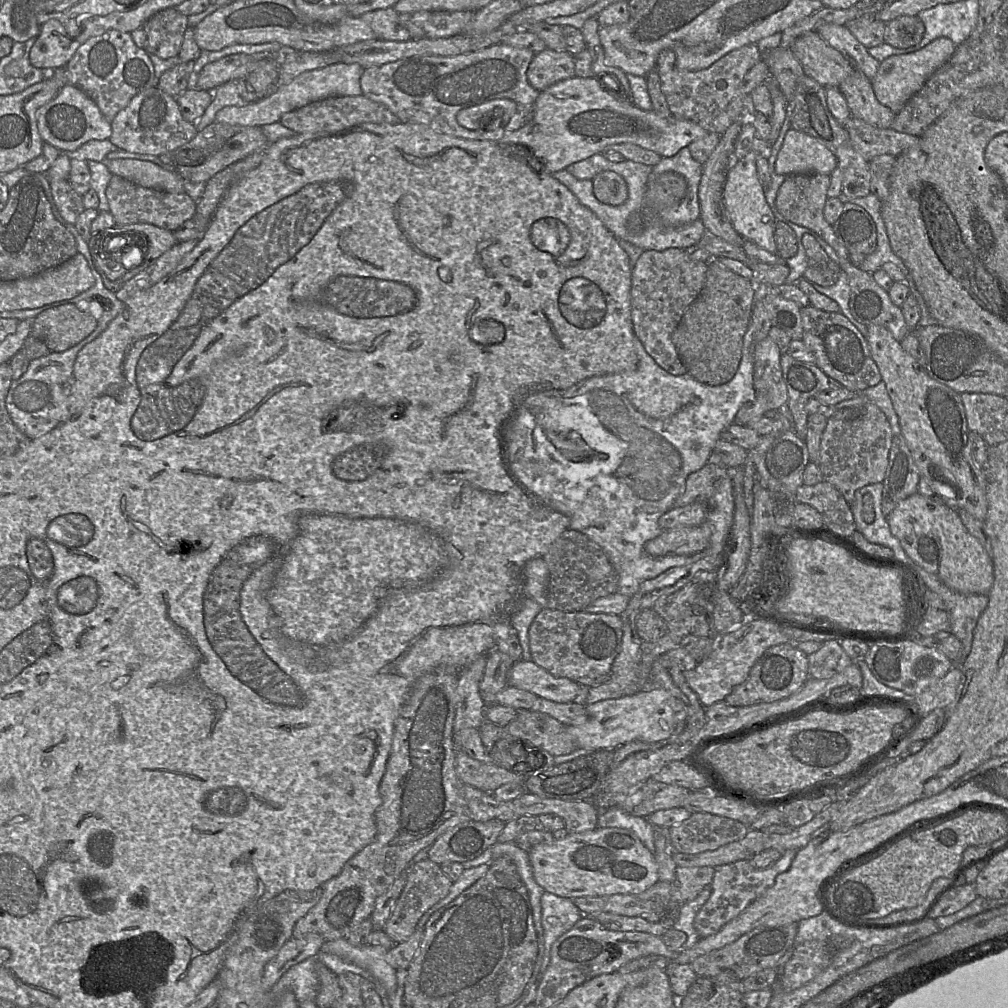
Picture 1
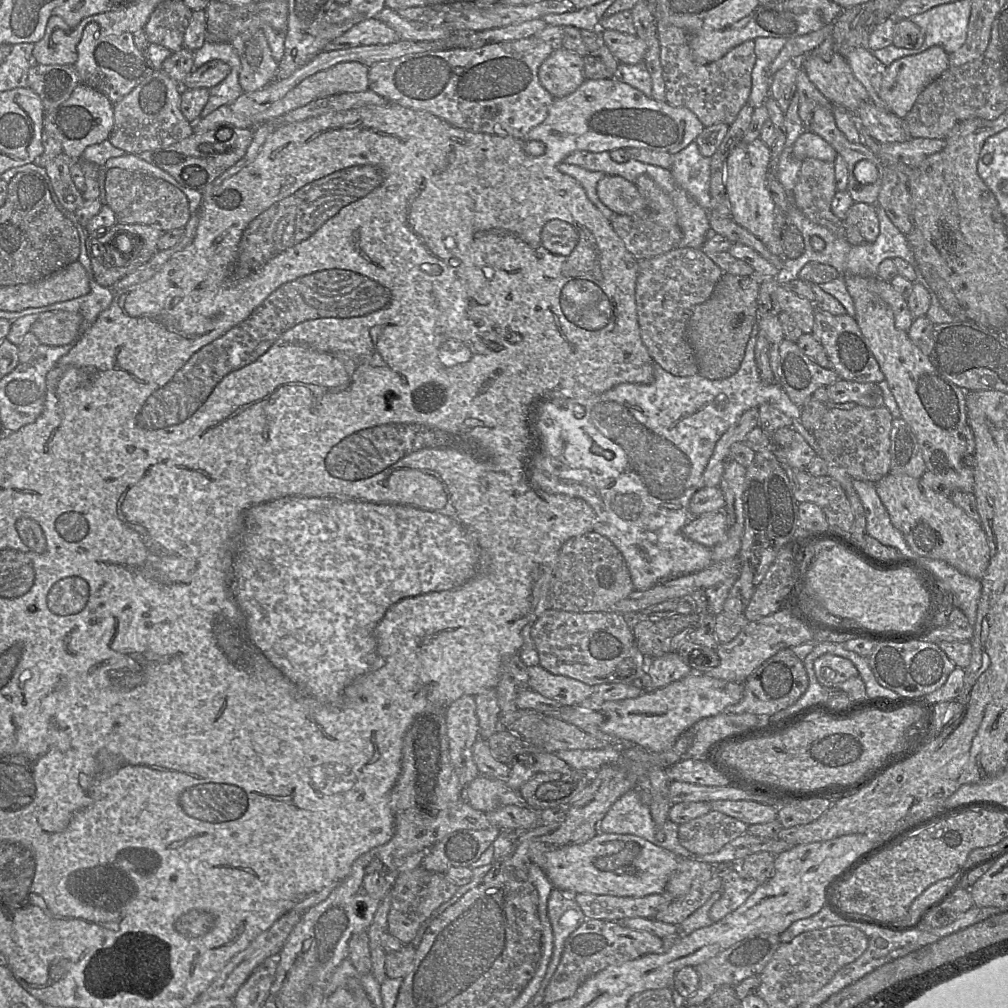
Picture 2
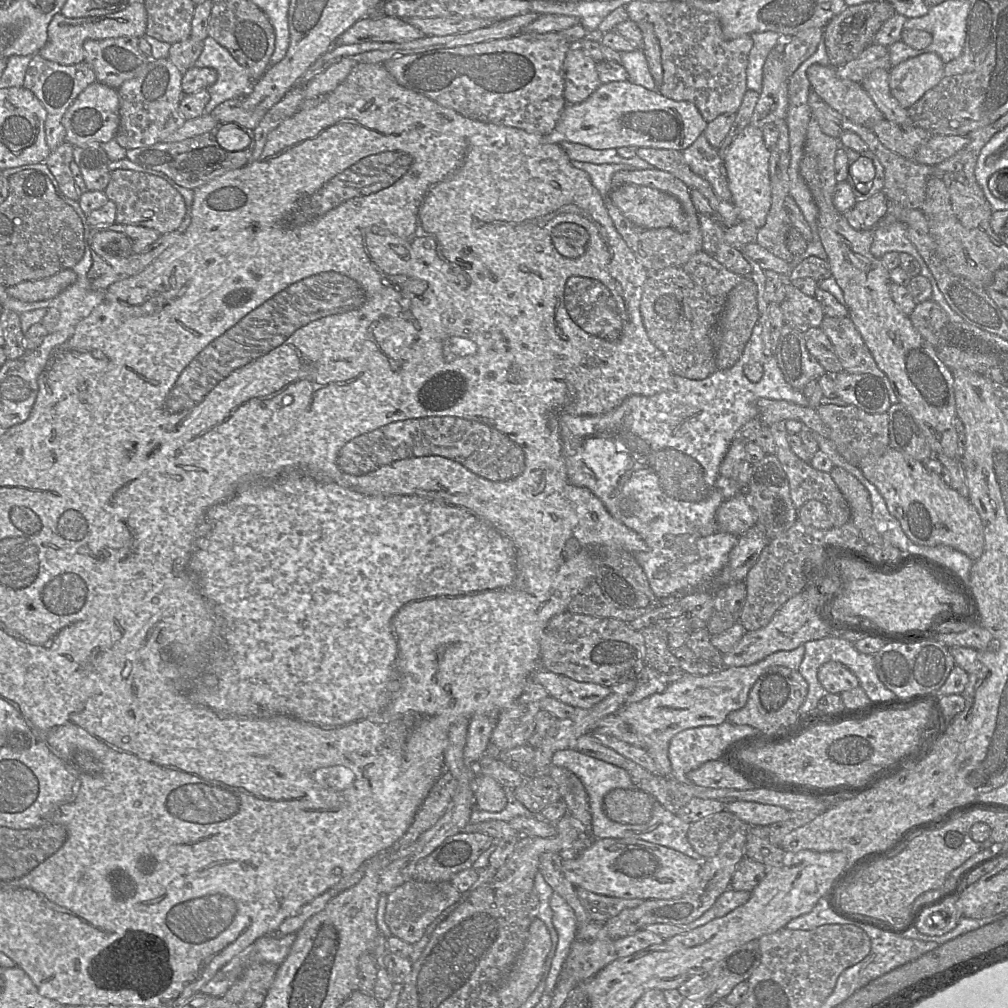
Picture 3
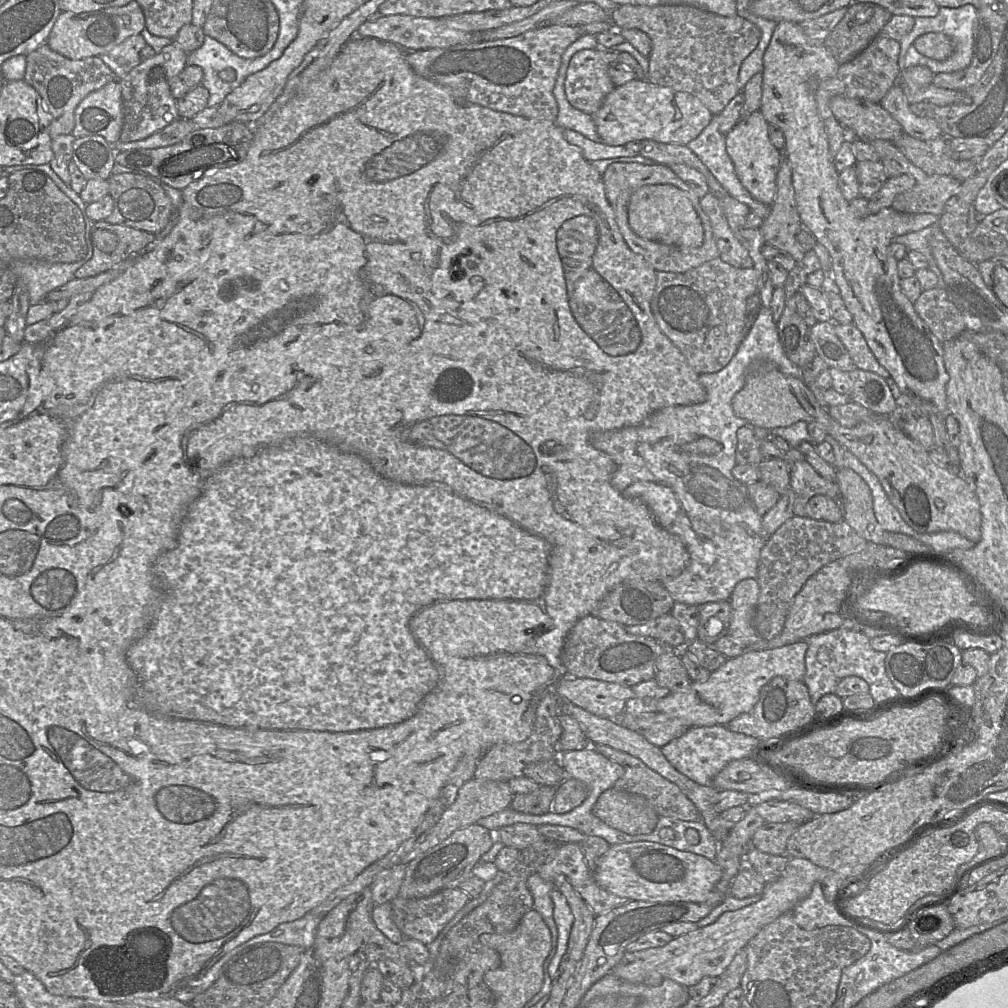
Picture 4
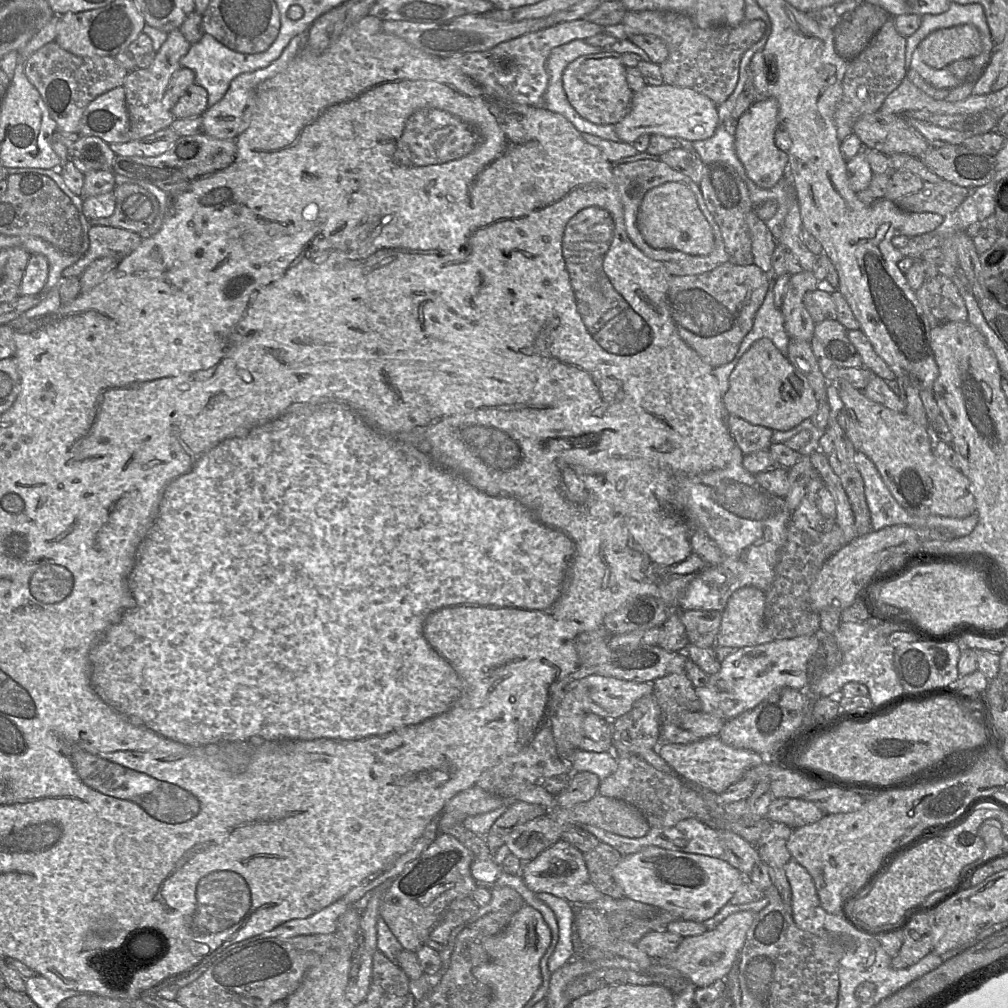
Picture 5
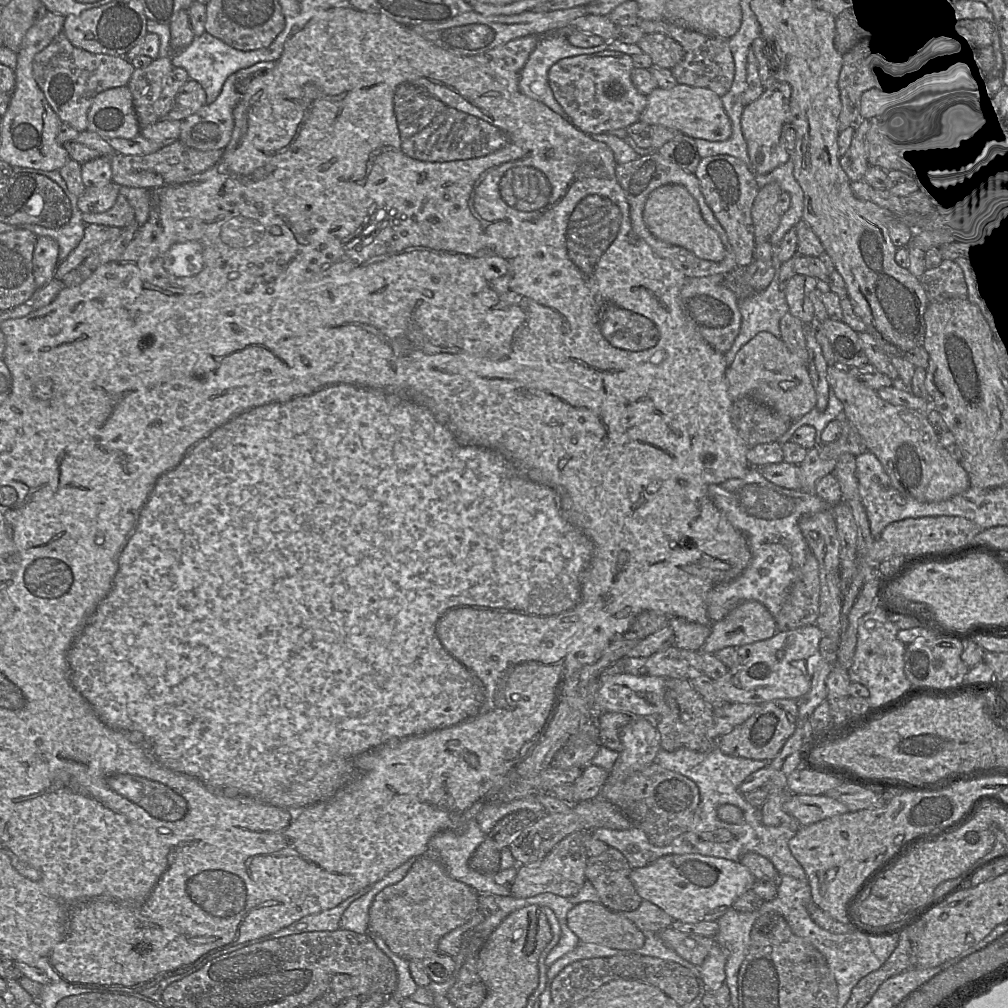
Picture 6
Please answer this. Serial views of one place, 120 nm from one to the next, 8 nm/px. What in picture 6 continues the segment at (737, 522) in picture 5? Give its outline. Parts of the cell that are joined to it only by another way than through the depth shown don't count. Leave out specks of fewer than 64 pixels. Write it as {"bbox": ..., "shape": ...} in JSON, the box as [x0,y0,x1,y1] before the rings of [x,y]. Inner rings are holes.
{"bbox":[708,467,832,622],"shape":[[[750,467],[742,478],[712,484],[708,491],[714,505],[746,537],[751,552],[748,566],[737,578],[716,585],[708,593],[708,617],[711,622],[719,621],[739,604],[749,600],[763,604],[774,617],[781,610],[811,552],[800,530],[799,519],[805,514],[832,510],[832,507],[815,492],[787,489],[773,484],[756,467]]]}

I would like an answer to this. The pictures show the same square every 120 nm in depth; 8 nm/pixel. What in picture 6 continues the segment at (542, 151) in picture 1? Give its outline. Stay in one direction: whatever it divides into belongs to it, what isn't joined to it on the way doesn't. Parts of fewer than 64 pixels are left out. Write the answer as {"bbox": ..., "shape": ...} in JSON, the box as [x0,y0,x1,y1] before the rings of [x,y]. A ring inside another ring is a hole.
{"bbox":[639,84,732,141],"shape":[[[677,84],[671,89],[657,87],[647,95],[647,104],[639,121],[677,130],[693,139],[725,141],[732,134],[732,125],[722,99],[715,92],[700,87]]]}

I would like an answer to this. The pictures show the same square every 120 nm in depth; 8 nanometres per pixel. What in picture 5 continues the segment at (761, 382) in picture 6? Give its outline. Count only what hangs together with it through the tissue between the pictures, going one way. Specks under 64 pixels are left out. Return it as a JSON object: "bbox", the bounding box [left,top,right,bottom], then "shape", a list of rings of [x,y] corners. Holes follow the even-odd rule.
{"bbox":[723,338,818,431],"shape":[[[768,338],[755,341],[739,359],[729,376],[723,404],[729,414],[773,431],[788,431],[796,427],[818,408],[818,401],[806,377]]]}

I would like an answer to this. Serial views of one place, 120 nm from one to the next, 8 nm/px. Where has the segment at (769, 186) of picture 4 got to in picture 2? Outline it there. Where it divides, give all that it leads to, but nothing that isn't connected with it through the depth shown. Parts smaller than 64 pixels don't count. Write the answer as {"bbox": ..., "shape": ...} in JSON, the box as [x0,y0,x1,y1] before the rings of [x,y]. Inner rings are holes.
{"bbox":[725,138,777,244],"shape":[[[760,138],[750,143],[741,141],[730,153],[725,172],[725,186],[733,220],[755,235],[763,244],[773,235],[777,206],[767,188],[770,170],[770,147]]]}

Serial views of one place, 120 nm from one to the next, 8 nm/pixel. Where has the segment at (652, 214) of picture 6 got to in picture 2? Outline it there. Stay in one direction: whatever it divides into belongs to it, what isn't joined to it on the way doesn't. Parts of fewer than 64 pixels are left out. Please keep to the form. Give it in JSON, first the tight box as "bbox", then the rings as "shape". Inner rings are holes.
{"bbox":[597,175,647,215],"shape":[[[607,175],[597,184],[597,195],[614,214],[636,215],[647,209],[647,203],[635,183],[621,176]]]}

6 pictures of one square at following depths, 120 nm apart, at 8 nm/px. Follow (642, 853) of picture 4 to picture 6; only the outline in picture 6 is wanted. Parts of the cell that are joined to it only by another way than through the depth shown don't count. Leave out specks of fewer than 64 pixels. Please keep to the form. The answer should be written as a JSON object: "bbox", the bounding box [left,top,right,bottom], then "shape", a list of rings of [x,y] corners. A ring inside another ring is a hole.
{"bbox":[630,854,756,923],"shape":[[[700,854],[662,856],[645,867],[632,869],[630,878],[643,900],[660,907],[674,920],[686,923],[717,921],[756,881],[739,861]]]}

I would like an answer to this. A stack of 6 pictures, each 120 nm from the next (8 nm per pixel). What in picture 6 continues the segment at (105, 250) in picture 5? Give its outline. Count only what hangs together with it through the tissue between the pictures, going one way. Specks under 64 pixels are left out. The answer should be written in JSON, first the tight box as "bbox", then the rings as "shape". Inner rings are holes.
{"bbox":[54,224,121,281],"shape":[[[88,224],[85,226],[84,236],[79,245],[61,262],[54,278],[62,281],[73,269],[83,263],[88,255],[101,244],[116,239],[121,234],[121,229],[114,226]]]}

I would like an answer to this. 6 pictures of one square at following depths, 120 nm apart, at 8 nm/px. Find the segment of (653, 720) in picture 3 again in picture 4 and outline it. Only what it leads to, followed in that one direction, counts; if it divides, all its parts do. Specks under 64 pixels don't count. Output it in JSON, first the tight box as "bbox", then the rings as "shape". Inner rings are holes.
{"bbox":[657,641,806,727],"shape":[[[806,641],[778,648],[747,651],[729,658],[711,672],[705,682],[691,682],[689,687],[670,692],[657,702],[657,712],[686,720],[690,727],[727,725],[740,714],[749,712],[757,703],[761,688],[776,676],[803,681],[805,675]]]}

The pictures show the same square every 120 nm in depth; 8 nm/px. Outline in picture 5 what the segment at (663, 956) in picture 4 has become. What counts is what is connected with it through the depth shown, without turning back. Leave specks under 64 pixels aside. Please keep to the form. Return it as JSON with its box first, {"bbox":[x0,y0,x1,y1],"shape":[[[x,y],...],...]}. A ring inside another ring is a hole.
{"bbox":[654,911,756,986],"shape":[[[751,911],[731,914],[713,930],[698,936],[683,937],[682,942],[674,952],[666,957],[654,959],[654,961],[664,962],[677,969],[695,986],[709,986],[718,979],[724,979],[733,965],[739,961],[747,931],[756,914]]]}

